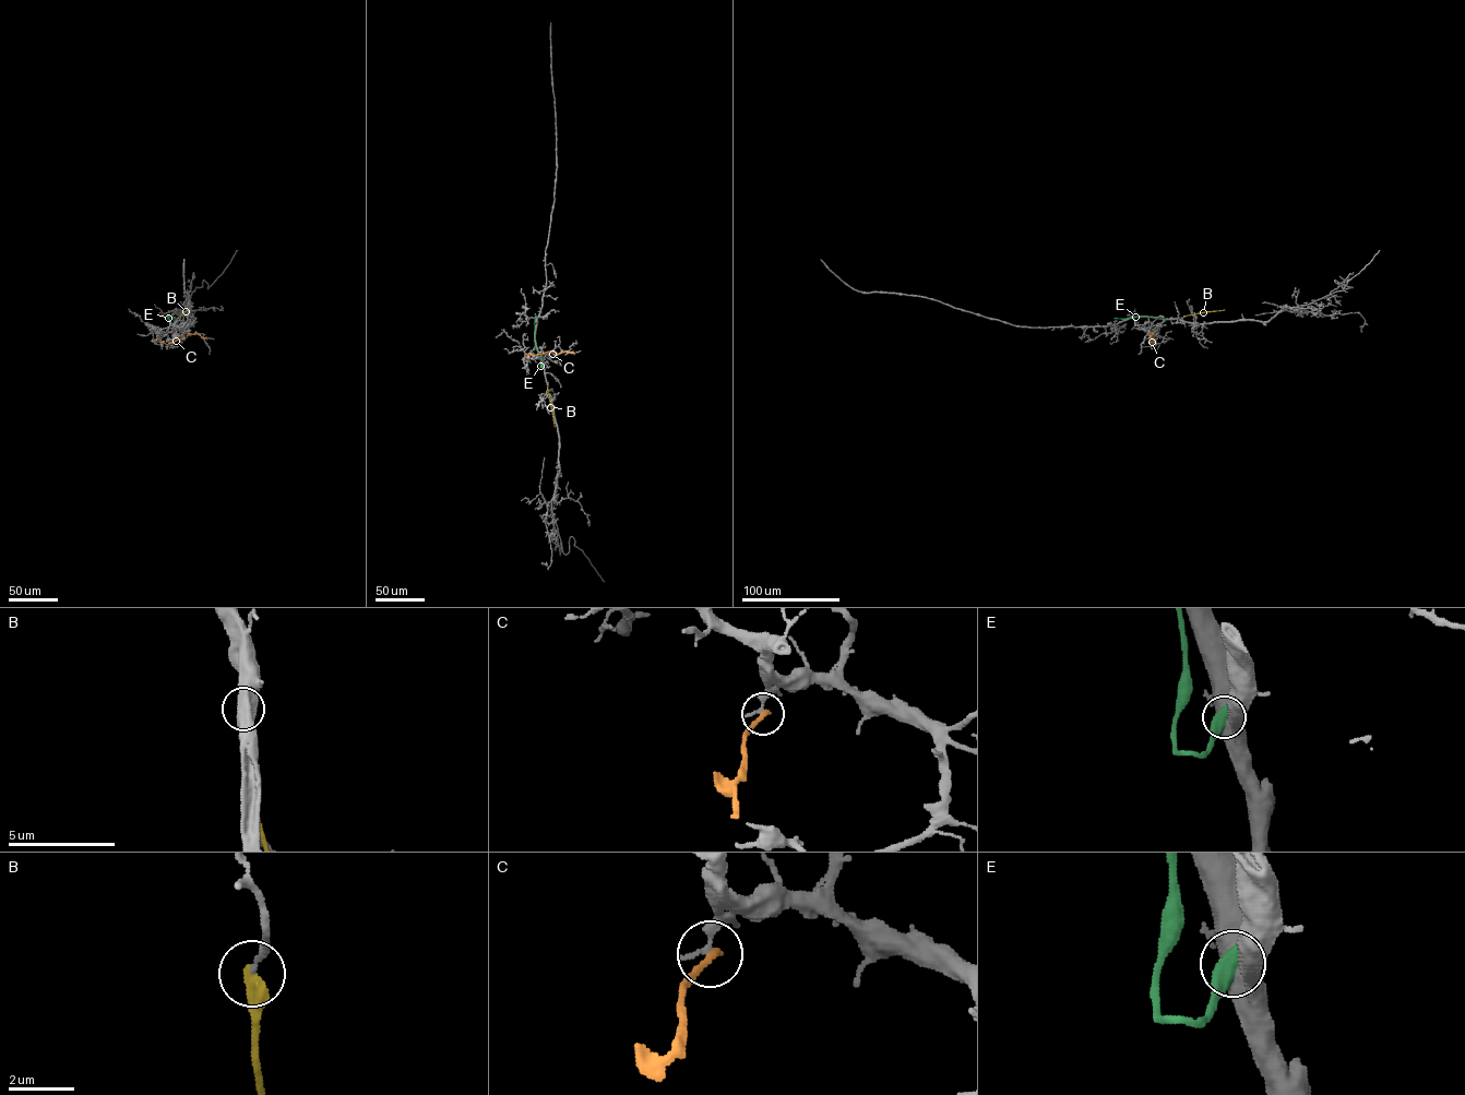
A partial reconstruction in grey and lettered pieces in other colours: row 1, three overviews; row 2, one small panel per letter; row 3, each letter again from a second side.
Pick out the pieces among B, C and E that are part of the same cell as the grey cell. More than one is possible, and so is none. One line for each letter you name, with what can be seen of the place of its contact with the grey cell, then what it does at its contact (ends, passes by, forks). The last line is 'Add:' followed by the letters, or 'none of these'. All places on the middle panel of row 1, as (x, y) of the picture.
Add: none of these

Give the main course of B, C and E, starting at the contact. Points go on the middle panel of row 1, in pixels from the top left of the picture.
B: (547, 387), (555, 426)
C: (524, 356), (550, 350), (555, 355), (573, 352)
E: (543, 366), (534, 340), (535, 316)

